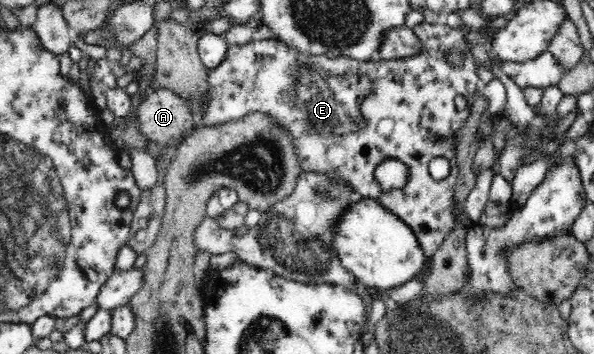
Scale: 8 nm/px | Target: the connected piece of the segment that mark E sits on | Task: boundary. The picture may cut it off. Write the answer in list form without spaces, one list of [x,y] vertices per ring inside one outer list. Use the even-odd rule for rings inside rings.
[[[423,21],[413,27],[413,31],[423,41],[425,50],[401,60],[393,58],[358,62],[323,59],[287,48],[276,38],[252,39],[247,44],[230,45],[223,62],[215,68],[206,69],[208,85],[204,94],[201,94],[201,102],[197,102],[202,110],[193,115],[194,126],[217,127],[227,122],[240,121],[255,112],[271,114],[281,125],[292,131],[297,153],[300,154],[301,170],[321,171],[331,178],[351,181],[365,199],[376,200],[409,225],[417,235],[425,255],[433,256],[454,225],[451,197],[458,177],[458,166],[449,138],[452,138],[455,131],[461,130],[464,122],[470,118],[476,84],[479,83],[478,62],[465,39],[469,28],[464,24],[460,28],[451,28],[444,21],[436,24]],[[447,54],[459,54],[461,64],[447,64]],[[435,135],[441,135],[443,140],[436,142]],[[437,156],[444,156],[450,164],[450,173],[442,180],[435,180],[429,175],[429,164]],[[385,160],[396,160],[407,167],[408,175],[401,188],[383,189],[375,179],[377,166]]]

